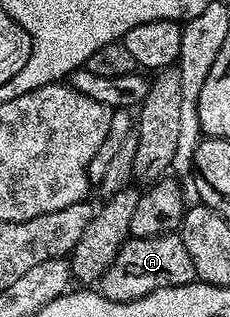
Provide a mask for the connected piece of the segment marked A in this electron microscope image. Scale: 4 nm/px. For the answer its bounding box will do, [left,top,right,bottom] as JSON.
[98,232,196,301]

